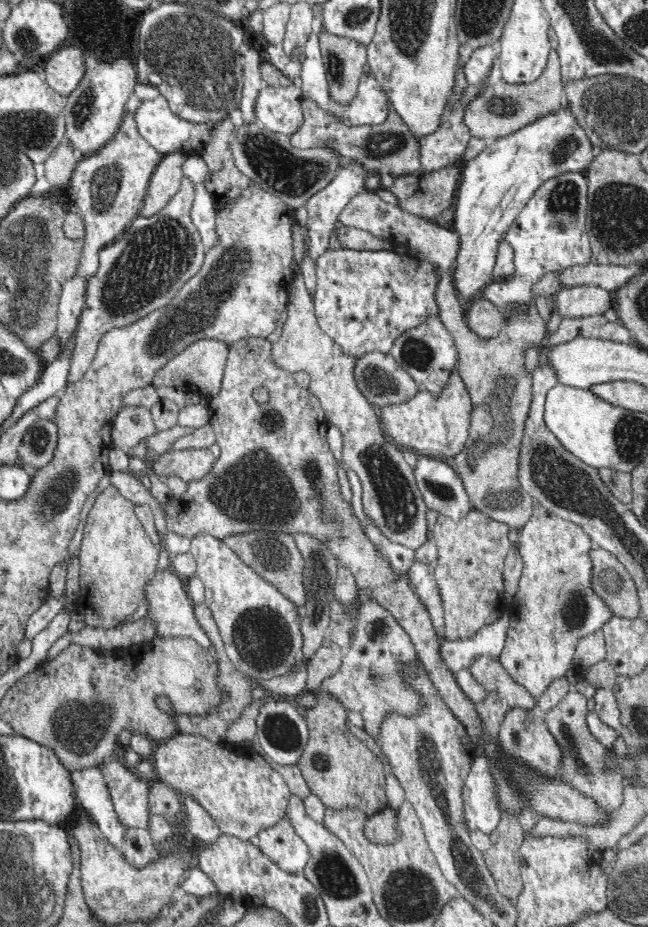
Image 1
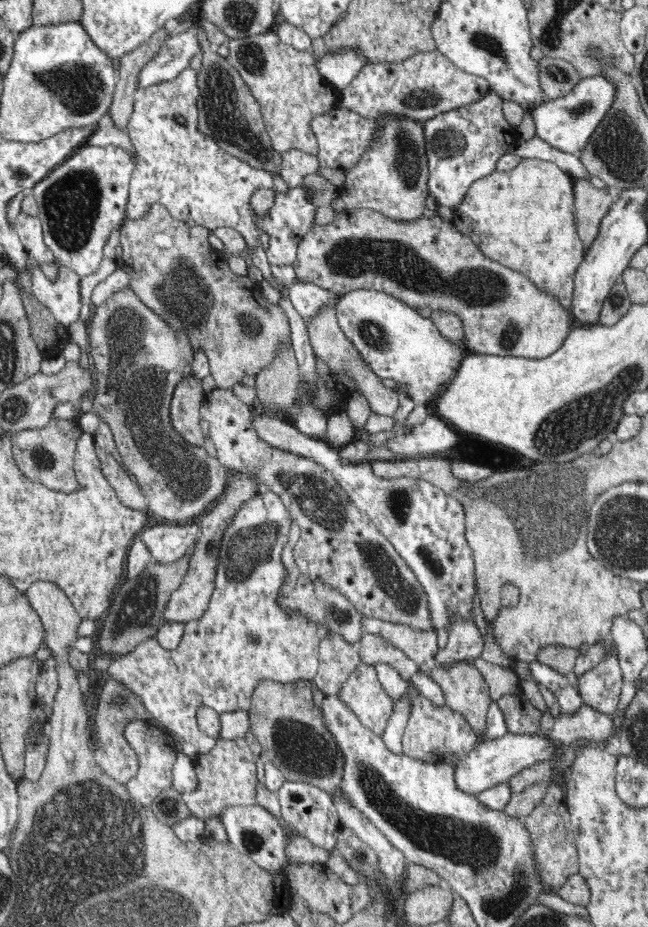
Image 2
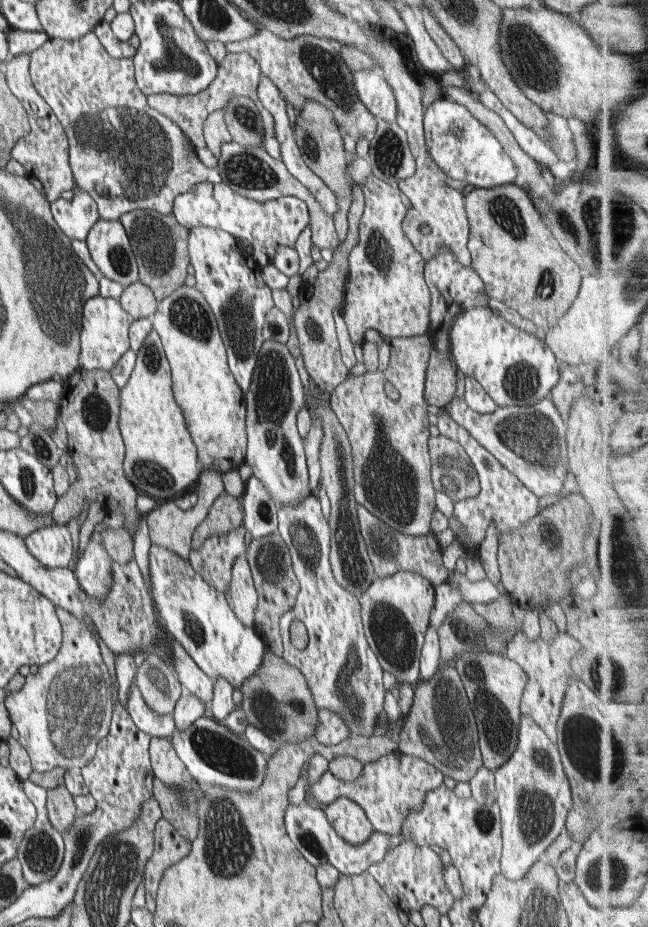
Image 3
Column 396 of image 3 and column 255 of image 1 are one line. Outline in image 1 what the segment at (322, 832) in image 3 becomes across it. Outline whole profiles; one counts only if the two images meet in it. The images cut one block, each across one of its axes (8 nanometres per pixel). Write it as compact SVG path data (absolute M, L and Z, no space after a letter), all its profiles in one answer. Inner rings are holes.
M284 817L278 824L262 828L255 839L261 852L286 873L303 873L311 859L308 846L293 830L292 822Z

